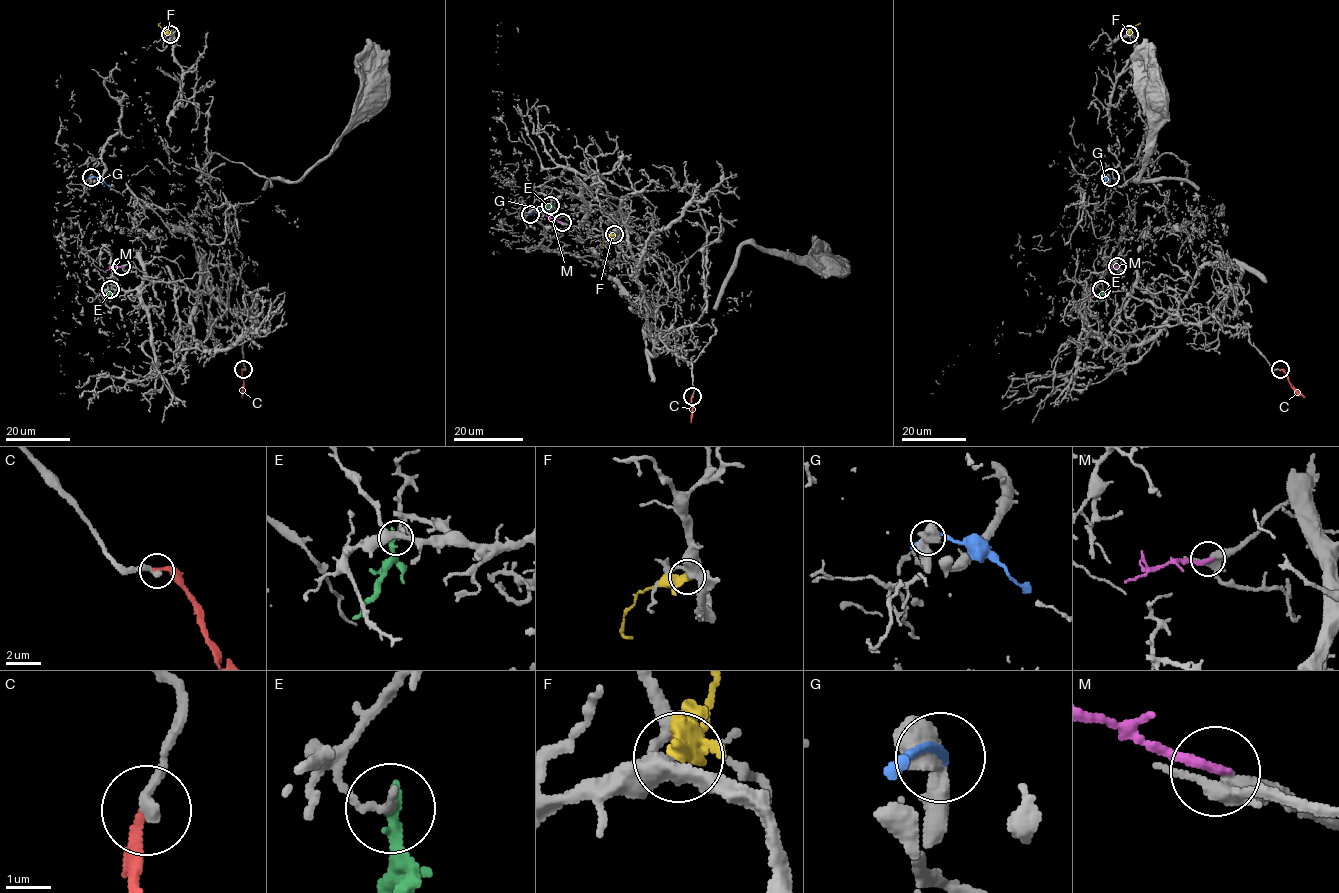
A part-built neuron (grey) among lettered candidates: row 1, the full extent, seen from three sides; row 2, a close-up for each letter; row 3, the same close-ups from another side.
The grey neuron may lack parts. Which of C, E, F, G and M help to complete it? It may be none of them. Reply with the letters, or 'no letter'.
M

